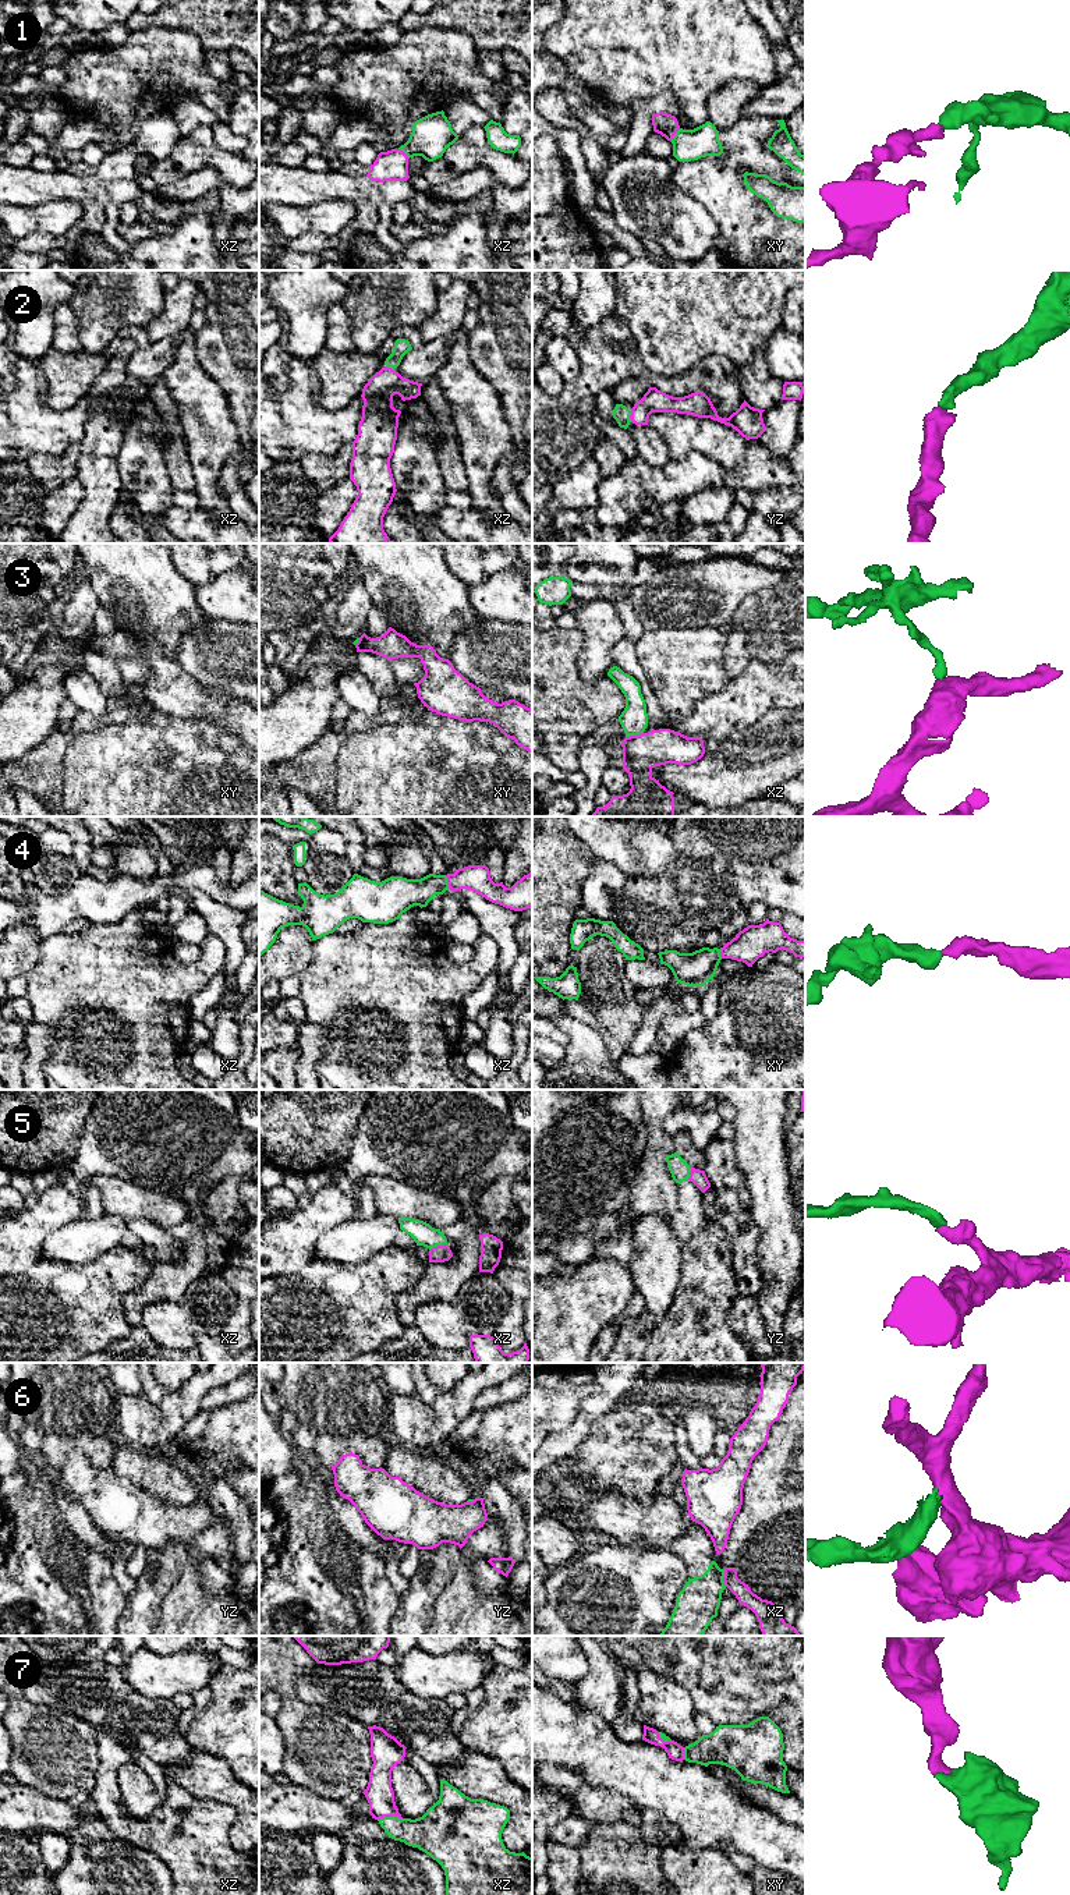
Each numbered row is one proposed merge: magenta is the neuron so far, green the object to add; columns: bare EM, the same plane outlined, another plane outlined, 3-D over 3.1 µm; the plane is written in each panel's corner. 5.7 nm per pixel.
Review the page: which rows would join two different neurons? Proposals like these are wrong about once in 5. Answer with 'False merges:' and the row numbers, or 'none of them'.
False merges: 3, 6

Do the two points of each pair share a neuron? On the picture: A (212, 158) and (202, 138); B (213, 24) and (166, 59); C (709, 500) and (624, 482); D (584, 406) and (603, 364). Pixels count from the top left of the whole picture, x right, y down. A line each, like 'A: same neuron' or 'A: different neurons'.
A: same neuron
B: different neurons
C: different neurons
D: same neuron

